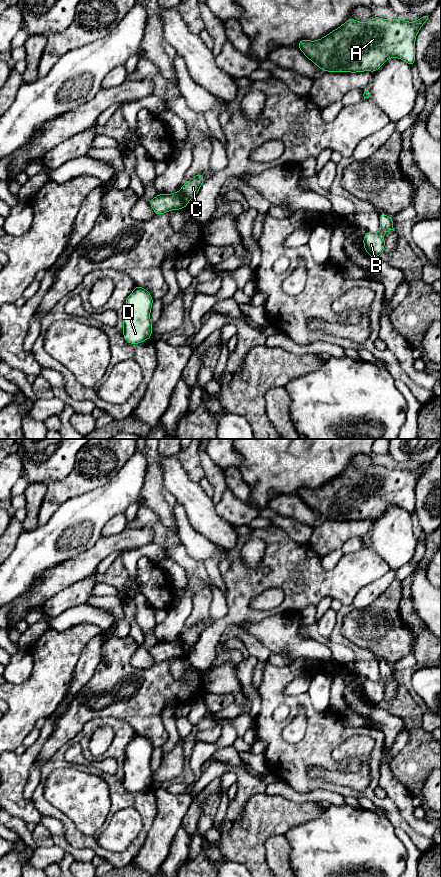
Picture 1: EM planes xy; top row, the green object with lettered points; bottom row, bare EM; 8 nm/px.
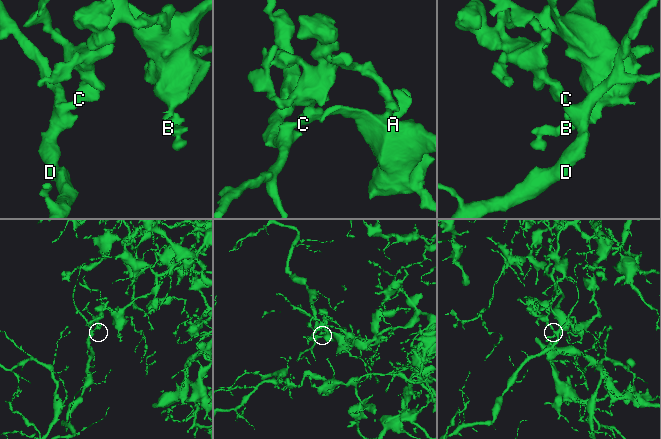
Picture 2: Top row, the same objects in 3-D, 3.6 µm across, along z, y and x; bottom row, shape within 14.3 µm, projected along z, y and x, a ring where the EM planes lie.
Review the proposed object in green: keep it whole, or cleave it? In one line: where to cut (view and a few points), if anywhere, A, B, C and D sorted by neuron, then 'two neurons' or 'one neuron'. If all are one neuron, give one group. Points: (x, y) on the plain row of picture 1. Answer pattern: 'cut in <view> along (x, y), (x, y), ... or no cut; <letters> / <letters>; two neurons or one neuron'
cut in xy along (179, 640), (188, 648); A B C / D; two neurons

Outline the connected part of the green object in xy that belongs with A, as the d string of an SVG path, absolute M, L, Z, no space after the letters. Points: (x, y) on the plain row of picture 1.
M374 464L366 471L349 466L323 486L298 490L303 502L327 520L375 521L389 506L415 512L415 488L428 464L408 470Z

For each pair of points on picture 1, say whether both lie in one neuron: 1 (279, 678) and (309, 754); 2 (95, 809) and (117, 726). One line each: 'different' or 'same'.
1: same
2: different

